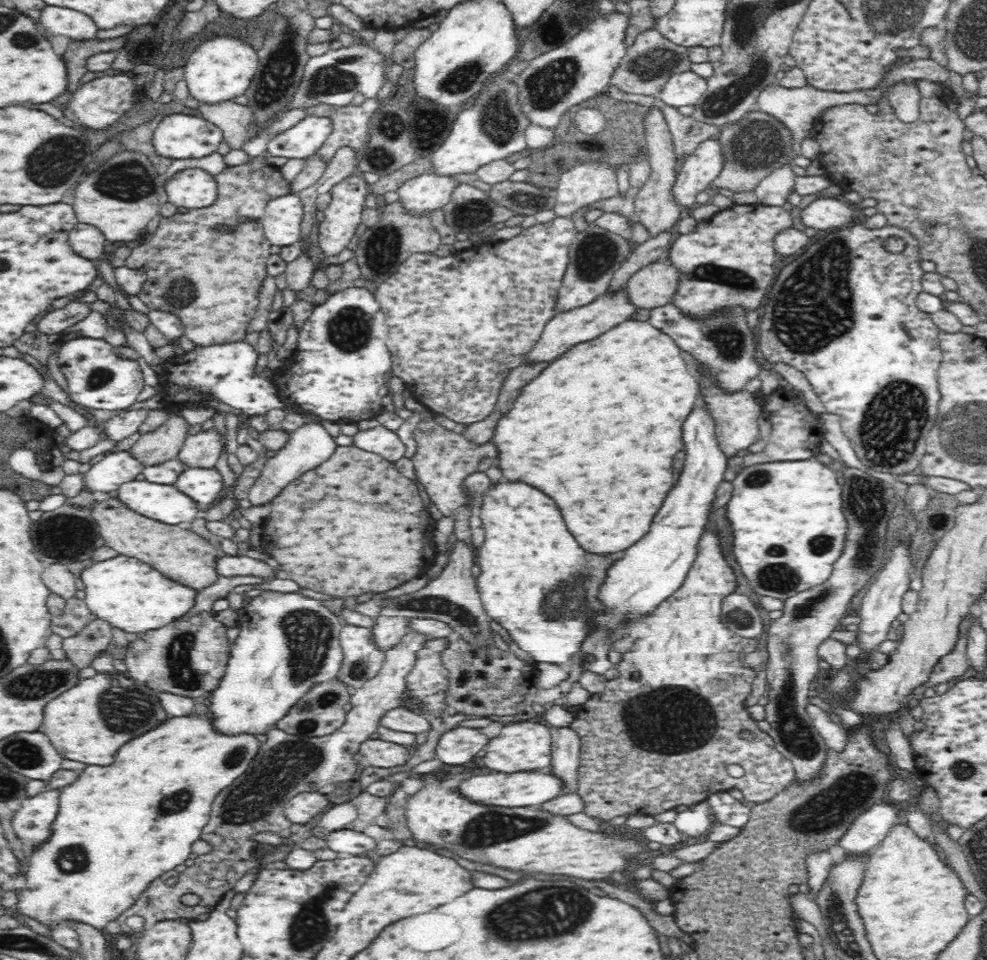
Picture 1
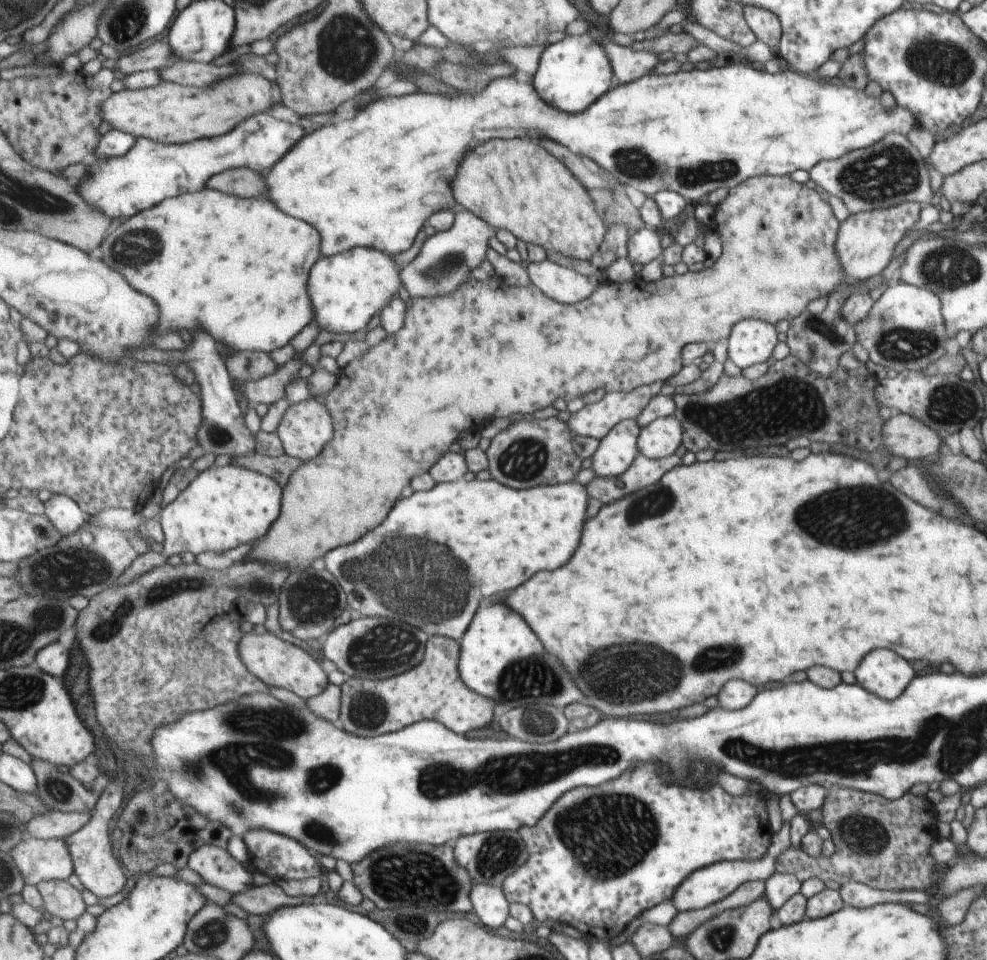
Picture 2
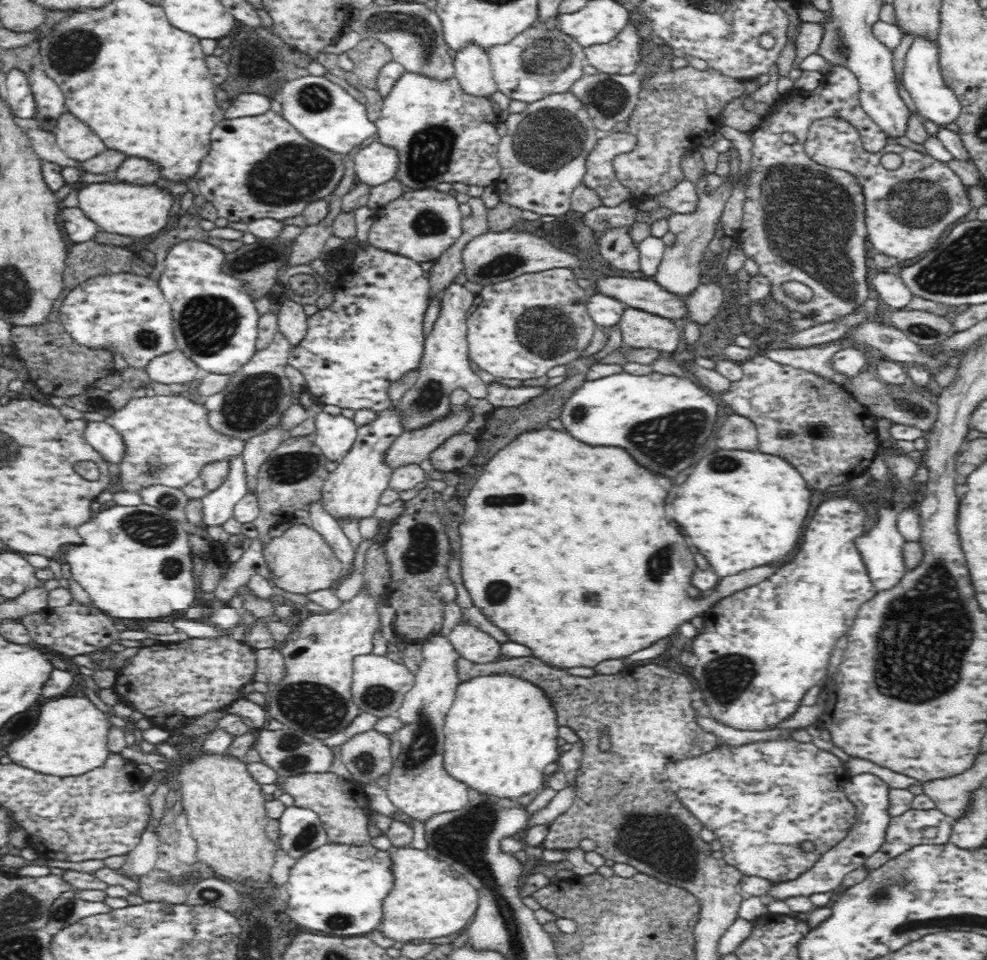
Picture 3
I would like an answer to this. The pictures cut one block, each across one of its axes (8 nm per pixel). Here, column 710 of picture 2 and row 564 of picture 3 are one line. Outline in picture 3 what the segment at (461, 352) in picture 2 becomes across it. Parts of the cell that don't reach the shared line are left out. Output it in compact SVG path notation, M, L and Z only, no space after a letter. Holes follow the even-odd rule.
M302 524L291 525L282 536L272 538L263 546L263 555L271 580L278 588L292 594L307 595L316 590L332 587L342 574L345 567L343 562L336 558L330 545L314 528Z

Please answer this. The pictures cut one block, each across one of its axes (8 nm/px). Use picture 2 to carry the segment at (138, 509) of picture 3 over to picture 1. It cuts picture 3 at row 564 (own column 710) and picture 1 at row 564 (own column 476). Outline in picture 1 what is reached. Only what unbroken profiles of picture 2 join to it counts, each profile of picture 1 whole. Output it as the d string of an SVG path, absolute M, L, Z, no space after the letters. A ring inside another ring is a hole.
M116 555L108 560L93 561L78 579L85 592L85 601L90 612L100 620L110 623L129 634L148 632L174 622L194 606L197 589L178 584L162 576L158 570L146 566L134 557Z

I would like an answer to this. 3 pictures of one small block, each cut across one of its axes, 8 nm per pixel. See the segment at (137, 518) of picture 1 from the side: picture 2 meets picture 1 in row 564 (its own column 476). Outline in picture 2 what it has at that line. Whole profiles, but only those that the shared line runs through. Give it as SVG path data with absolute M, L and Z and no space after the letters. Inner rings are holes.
M493 139L490 146L482 146L482 150L469 152L468 156L466 166L460 166L457 171L458 180L455 177L451 184L458 204L494 229L506 229L518 240L541 246L545 251L552 250L579 261L594 258L604 242L604 220L594 210L594 202L581 181L542 144L528 139Z

